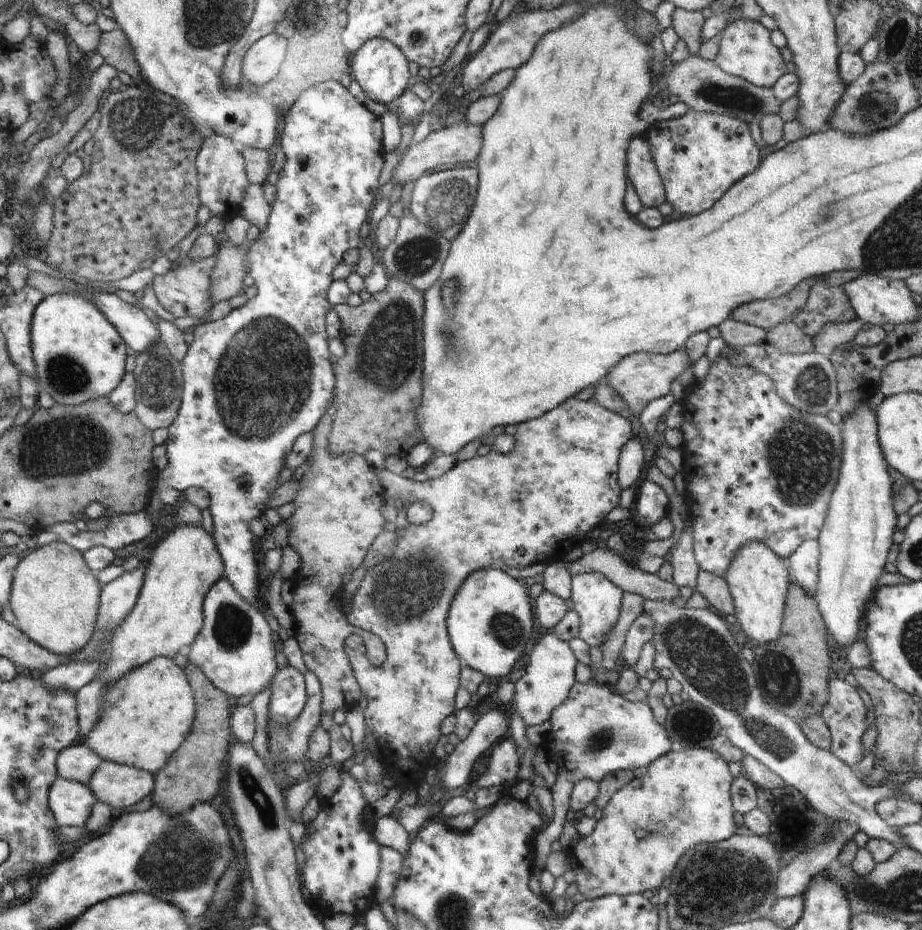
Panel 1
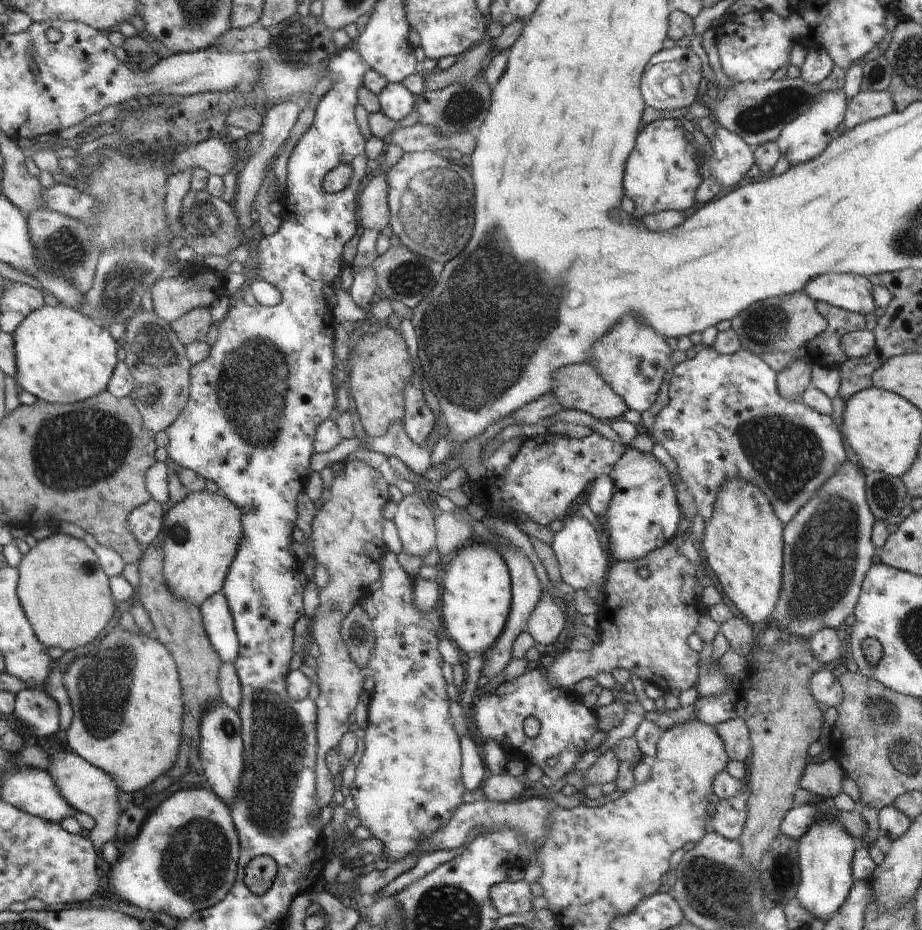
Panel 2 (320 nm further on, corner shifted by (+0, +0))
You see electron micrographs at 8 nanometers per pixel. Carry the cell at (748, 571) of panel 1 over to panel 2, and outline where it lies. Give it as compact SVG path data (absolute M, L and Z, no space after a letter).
M742 477L731 478L720 494L720 506L716 506L716 518L705 522L704 536L701 540L701 554L716 574L722 590L736 605L736 608L754 625L770 620L780 594L783 569L783 523L775 513L767 494L749 480Z

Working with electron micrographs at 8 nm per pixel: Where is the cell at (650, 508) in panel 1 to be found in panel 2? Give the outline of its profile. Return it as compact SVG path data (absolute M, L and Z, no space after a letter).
M630 446L614 470L609 474L613 480L613 494L610 502L597 522L603 532L608 530L608 548L614 561L631 563L647 557L676 536L678 522L682 518L676 500L674 480L668 470L652 456L652 453L638 451Z

